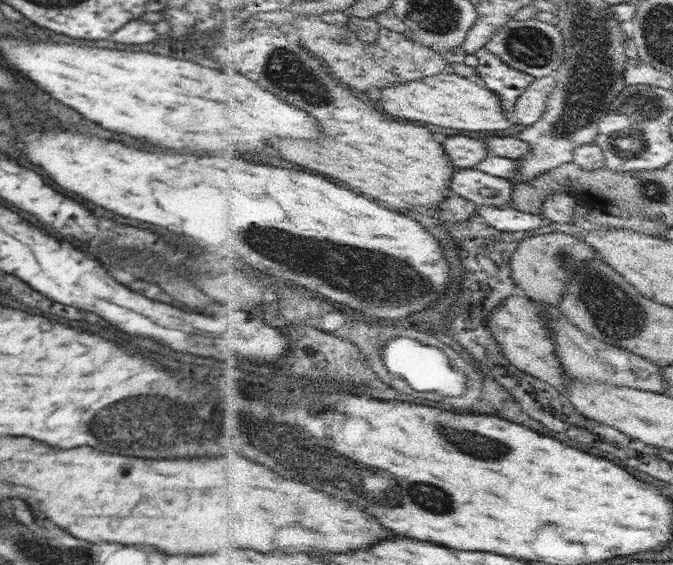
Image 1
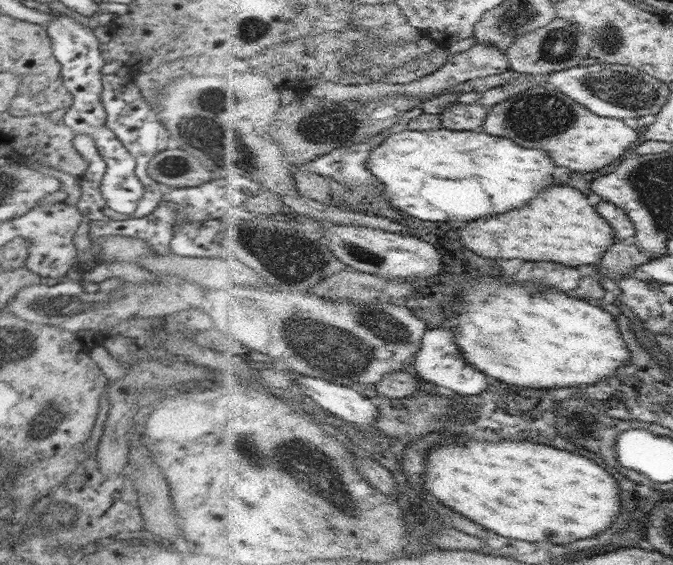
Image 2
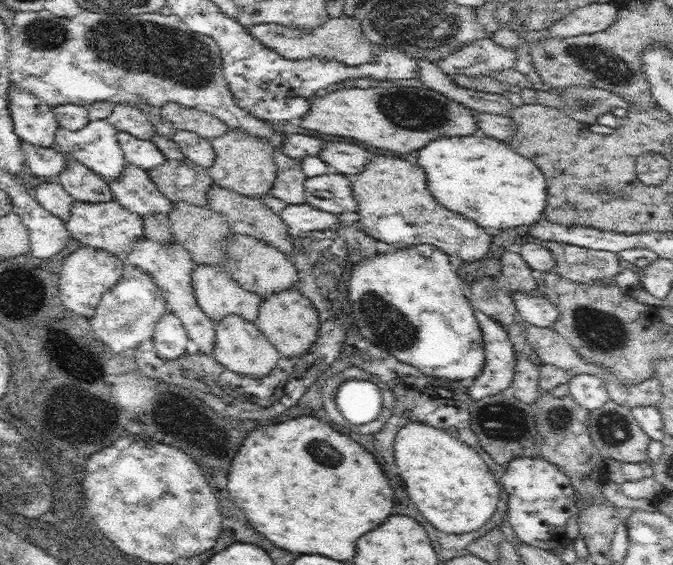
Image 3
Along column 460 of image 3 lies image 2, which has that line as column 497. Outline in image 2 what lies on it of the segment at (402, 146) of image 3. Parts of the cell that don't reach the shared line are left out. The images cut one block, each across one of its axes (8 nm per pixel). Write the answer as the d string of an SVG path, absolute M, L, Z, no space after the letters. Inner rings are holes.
M533 86L491 108L491 116L483 129L489 134L510 138L520 146L536 146L552 152L560 166L568 166L580 172L596 172L620 156L628 148L638 145L638 130L628 126L621 118L603 117L577 102L574 98L551 86Z

